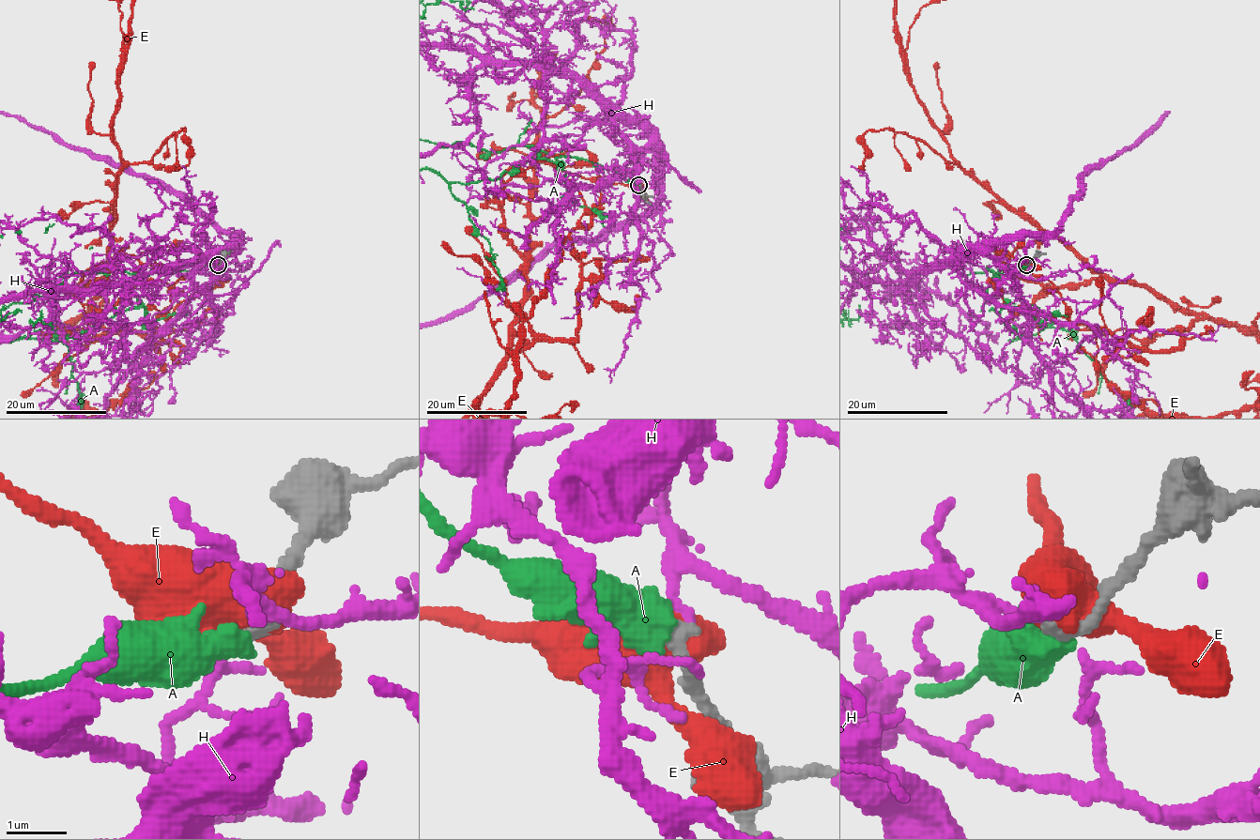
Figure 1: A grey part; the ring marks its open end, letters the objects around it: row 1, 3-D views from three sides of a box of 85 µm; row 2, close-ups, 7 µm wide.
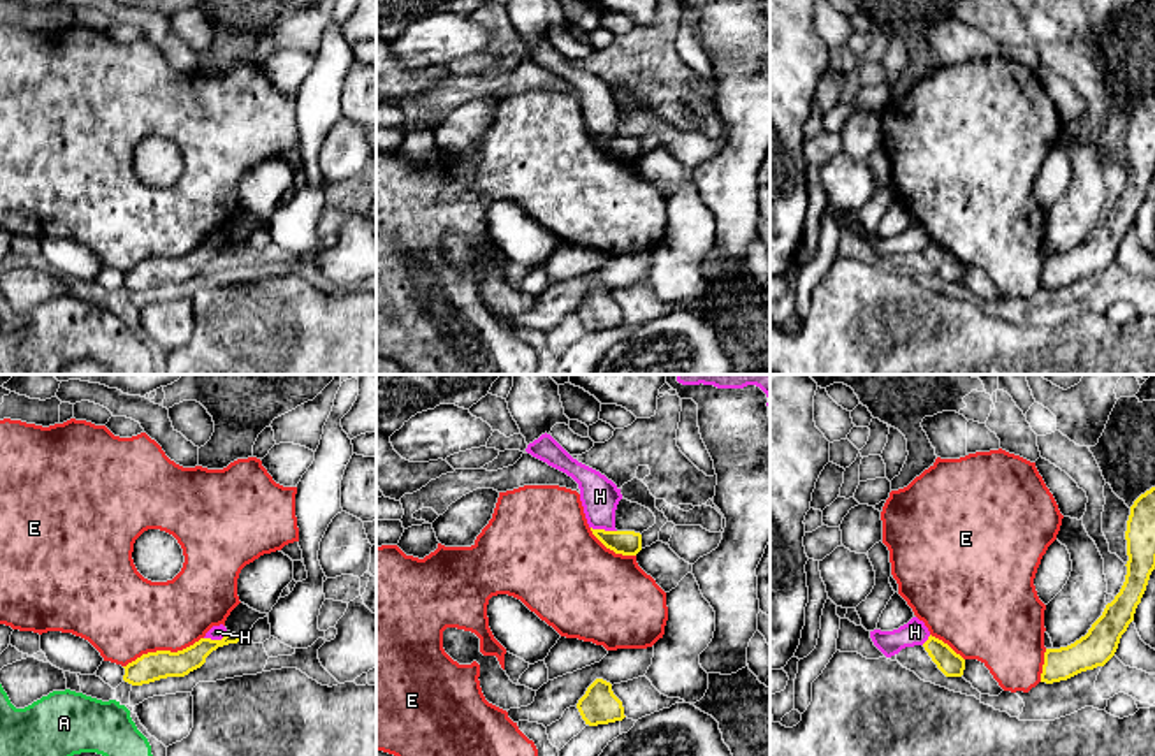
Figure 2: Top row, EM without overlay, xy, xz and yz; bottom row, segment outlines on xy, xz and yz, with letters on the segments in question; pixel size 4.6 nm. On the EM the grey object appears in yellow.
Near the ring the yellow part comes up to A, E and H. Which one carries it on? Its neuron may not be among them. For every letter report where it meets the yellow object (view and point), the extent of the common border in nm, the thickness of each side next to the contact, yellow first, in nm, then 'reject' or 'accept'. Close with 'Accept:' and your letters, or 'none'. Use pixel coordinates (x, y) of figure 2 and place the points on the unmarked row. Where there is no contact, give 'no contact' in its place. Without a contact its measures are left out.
A: no contact | accept
E: xy (162, 257) | 400 nm | 130/400 nm | reject
H: xz (603, 136) | 120 nm | 110/180 nm | reject
Accept: A

